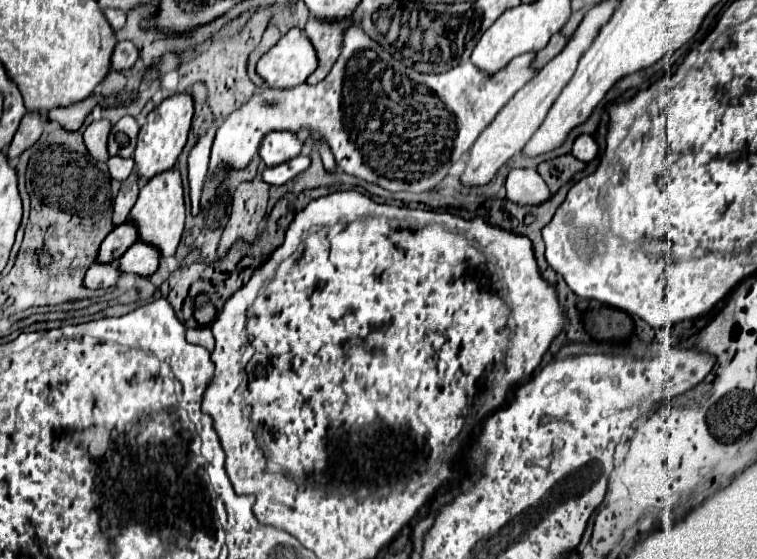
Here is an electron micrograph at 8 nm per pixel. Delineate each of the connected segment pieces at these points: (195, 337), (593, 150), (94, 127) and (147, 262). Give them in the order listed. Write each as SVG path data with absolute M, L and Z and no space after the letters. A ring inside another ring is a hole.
M196 327L196 329L188 329L186 331L186 341L194 343L194 345L202 345L204 349L208 349L212 353L214 349L214 337L210 327Z
M580 135L576 141L574 141L574 147L572 147L572 155L584 163L590 163L598 157L598 143L590 137L590 135Z
M100 119L100 121L92 121L84 131L84 143L96 161L108 161L110 157L106 149L110 127L112 125L108 119Z
M136 241L124 253L124 257L120 257L118 269L120 273L134 273L140 277L150 277L158 269L158 263L160 263L158 249L154 249L152 245L142 245L142 241Z

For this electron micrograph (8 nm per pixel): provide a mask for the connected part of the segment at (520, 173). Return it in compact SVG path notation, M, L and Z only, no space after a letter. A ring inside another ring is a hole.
M514 169L506 179L506 199L516 205L542 205L550 199L544 179L534 169Z

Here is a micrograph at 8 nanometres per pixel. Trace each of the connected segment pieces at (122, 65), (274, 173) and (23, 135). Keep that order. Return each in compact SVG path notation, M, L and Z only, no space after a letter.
M120 41L114 49L114 55L112 55L112 69L116 71L124 71L124 69L132 69L138 61L138 47L130 41Z
M298 155L290 161L284 161L280 165L274 165L274 167L266 167L262 171L262 179L268 183L268 185L284 185L288 181L292 181L298 173L302 173L306 167L310 165L310 159L304 157L304 155Z
M28 113L22 119L22 123L20 123L20 127L18 127L18 131L16 131L16 135L14 135L8 151L6 151L8 161L18 159L26 149L30 149L40 139L44 127L48 125L48 121L44 121L44 119L46 117L40 115L40 113Z

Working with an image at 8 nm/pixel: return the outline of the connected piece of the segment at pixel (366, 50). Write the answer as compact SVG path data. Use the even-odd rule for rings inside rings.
M350 23L344 29L340 59L334 63L324 81L320 81L318 85L304 83L292 89L264 89L224 119L212 145L208 175L216 177L218 173L224 173L224 169L244 169L254 157L266 133L296 133L306 125L306 129L316 129L326 137L340 171L360 177L368 183L376 183L392 193L430 191L448 175L448 169L472 147L478 135L492 123L496 113L514 97L514 93L538 73L532 67L534 57L536 53L518 55L496 75L486 75L478 71L478 67L474 69L474 65L470 63L462 63L440 75L424 75L396 63L392 55L386 53L374 39L370 39L356 23Z

